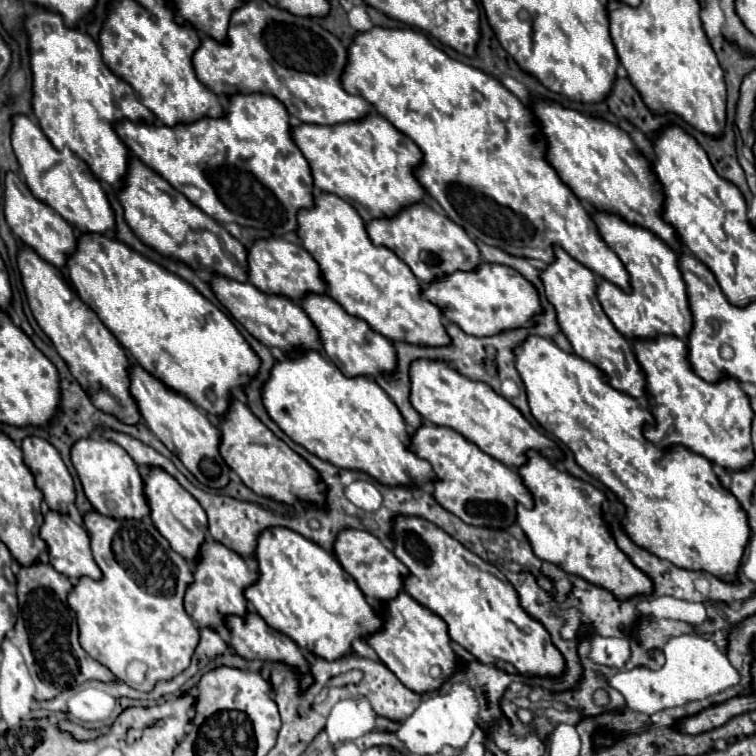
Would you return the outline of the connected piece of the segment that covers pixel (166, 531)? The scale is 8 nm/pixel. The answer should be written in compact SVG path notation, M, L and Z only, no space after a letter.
M151 469L149 477L145 477L145 495L151 507L151 519L157 525L159 533L171 543L171 547L193 563L197 559L197 551L201 549L201 543L205 541L207 531L207 515L199 501L187 493L171 475L167 475L163 469Z

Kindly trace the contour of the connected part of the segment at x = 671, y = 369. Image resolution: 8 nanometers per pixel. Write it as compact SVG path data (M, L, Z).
M661 335L657 339L637 341L635 353L647 379L649 405L655 417L655 427L651 427L645 437L659 451L679 445L727 471L745 471L753 465L753 411L749 411L749 397L735 379L713 385L703 381L695 371L689 371L689 363L685 363L685 341L677 337Z

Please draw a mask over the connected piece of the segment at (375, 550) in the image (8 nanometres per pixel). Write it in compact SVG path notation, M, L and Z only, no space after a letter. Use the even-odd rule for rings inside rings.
M345 529L337 535L335 541L335 555L343 569L355 579L359 589L365 593L369 601L375 603L387 603L389 599L395 599L403 591L403 581L409 575L409 569L369 531L361 529Z

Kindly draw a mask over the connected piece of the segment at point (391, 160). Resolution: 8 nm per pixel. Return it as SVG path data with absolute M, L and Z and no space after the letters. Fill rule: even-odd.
M371 113L361 121L355 123L341 123L341 125L299 125L293 127L293 139L305 159L311 165L315 187L323 193L333 193L345 199L367 223L369 219L391 219L401 211L401 207L409 207L409 203L421 203L425 199L425 189L415 177L415 169L423 161L421 149L401 131L397 131L385 117Z

